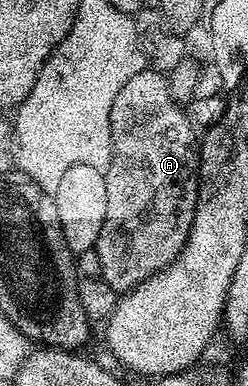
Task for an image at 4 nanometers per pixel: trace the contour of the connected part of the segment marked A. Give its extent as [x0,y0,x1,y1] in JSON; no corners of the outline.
[93,68,200,292]

